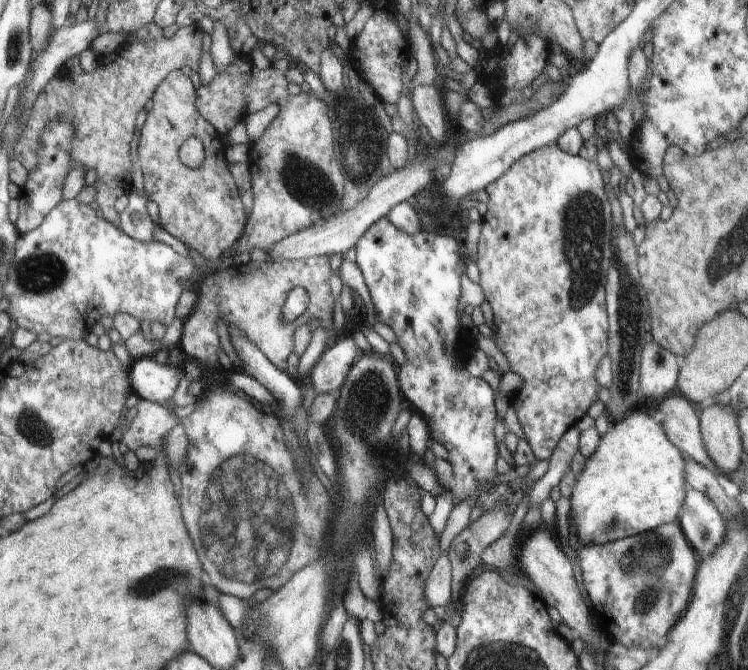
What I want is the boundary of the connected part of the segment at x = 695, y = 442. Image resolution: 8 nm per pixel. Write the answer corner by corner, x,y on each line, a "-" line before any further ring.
675,392
659,400
657,418
663,426
665,438
673,446
677,446
679,452
683,452
683,456
689,456
715,470
715,464
711,464
705,452
705,444
701,440
701,418
697,418
687,398

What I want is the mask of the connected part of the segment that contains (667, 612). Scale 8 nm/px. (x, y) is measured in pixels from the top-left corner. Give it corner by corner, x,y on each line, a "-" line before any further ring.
679,522
661,524
649,532
641,532
637,536
629,536
625,540
609,542
603,546
583,546
577,552
579,560
579,576
589,594
591,612
595,614
597,626
609,634
615,644
623,644
627,648
651,650
661,648
665,644
667,632
681,620
685,610
693,598
695,574
699,570
701,556
685,538
685,532

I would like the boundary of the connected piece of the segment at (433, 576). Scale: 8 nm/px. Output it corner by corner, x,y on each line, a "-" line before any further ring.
441,552
441,556
437,558
435,566
429,572
429,578
425,582
425,596
431,604
431,608
435,606
445,606
451,598
451,582
453,582
453,566
449,560
447,552

